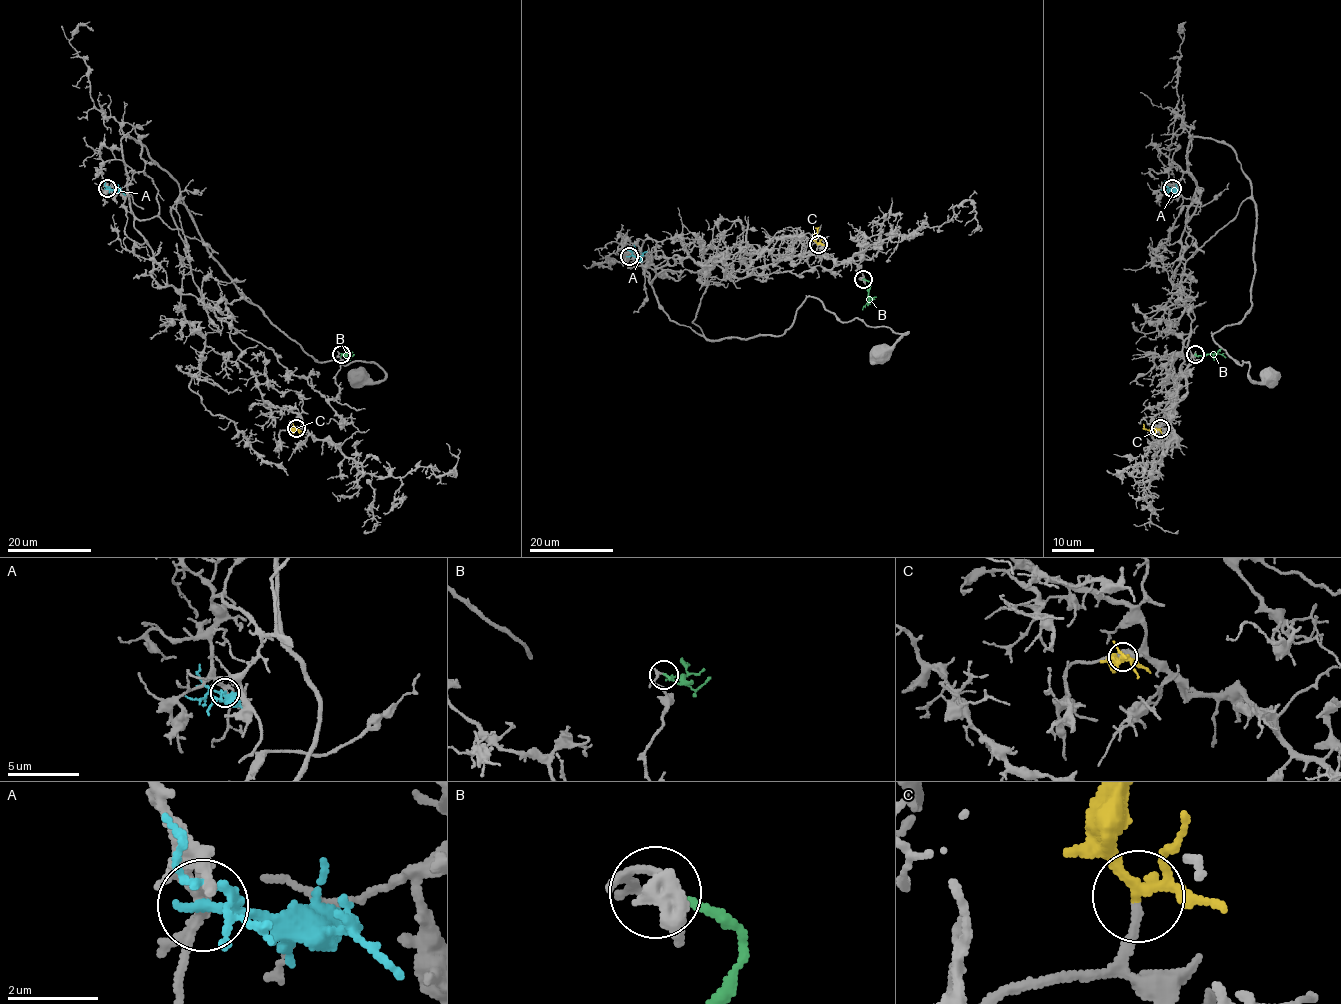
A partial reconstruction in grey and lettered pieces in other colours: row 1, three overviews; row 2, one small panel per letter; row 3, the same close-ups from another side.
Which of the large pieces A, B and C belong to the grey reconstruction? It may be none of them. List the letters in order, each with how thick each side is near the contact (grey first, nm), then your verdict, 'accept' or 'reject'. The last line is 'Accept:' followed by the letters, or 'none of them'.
A: calibres 180 and 180 nm; reject
B: calibres 160 and 170 nm; reject
C: calibres 180 and 180 nm; accept
Accept: C

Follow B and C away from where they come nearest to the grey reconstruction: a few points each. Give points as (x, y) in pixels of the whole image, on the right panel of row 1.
B: (1195, 353), (1219, 353), (1225, 358)
C: (1160, 429), (1147, 430), (1144, 423)

